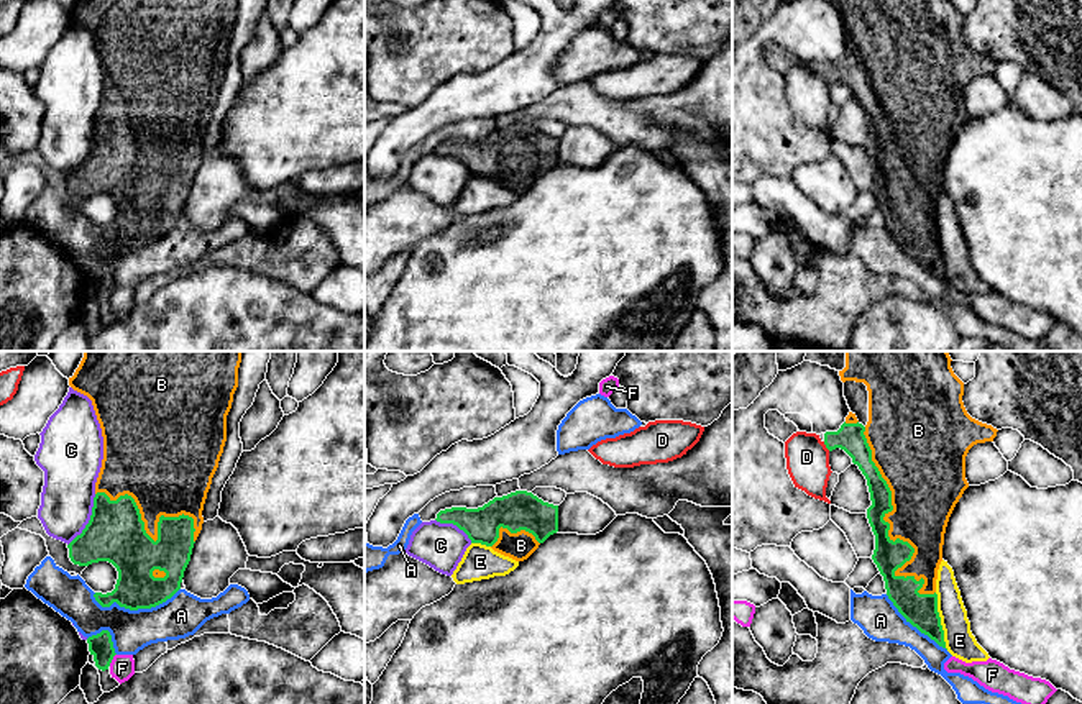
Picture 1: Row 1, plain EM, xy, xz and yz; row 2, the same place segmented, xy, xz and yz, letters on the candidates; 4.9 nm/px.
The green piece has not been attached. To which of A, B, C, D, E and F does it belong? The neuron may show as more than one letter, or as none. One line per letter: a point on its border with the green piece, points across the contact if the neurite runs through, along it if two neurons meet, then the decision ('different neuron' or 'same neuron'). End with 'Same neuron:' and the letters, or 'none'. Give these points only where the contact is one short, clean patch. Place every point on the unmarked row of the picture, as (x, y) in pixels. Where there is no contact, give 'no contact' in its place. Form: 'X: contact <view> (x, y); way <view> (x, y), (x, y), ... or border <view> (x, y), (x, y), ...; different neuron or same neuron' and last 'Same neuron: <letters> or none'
A: contact xy (135, 242); different neuron
B: contact yz (887, 166); same neuron
C: contact xy (89, 153); different neuron
D: contact yz (826, 79); border yz (823, 74), (829, 82); different neuron
E: contact yz (939, 253); different neuron
F: contact xy (112, 291); border xy (115, 286), (109, 297); different neuron
Same neuron: B

